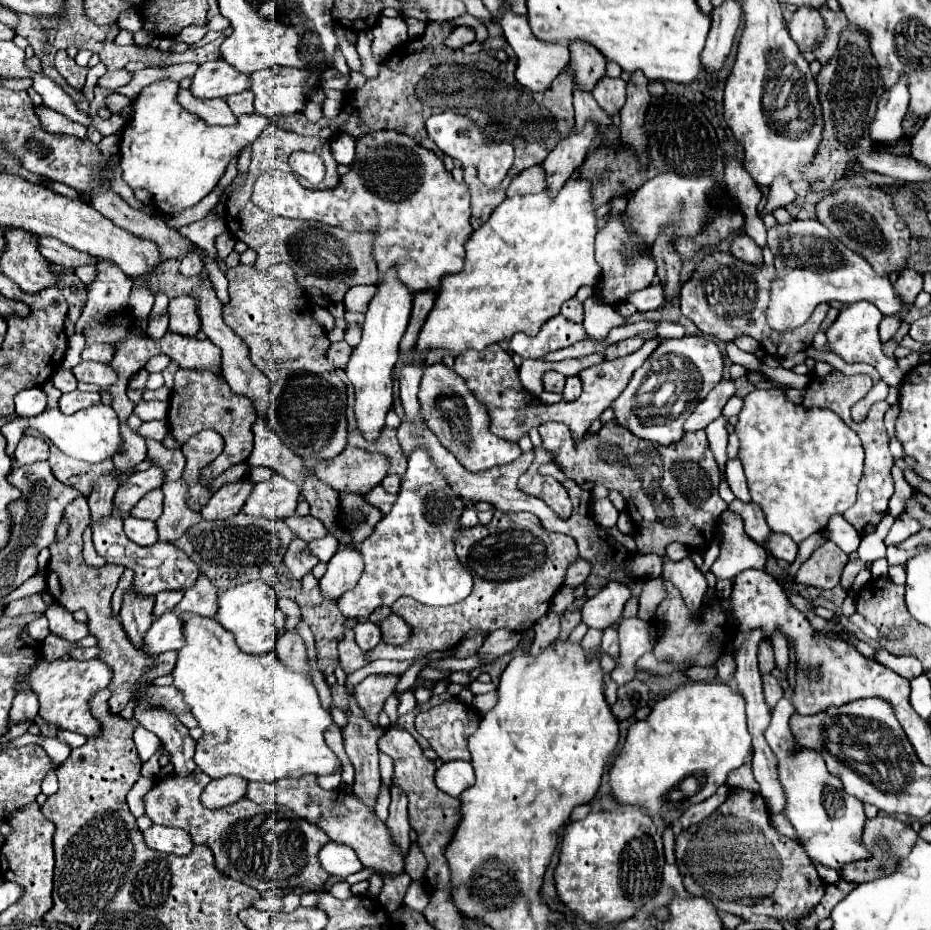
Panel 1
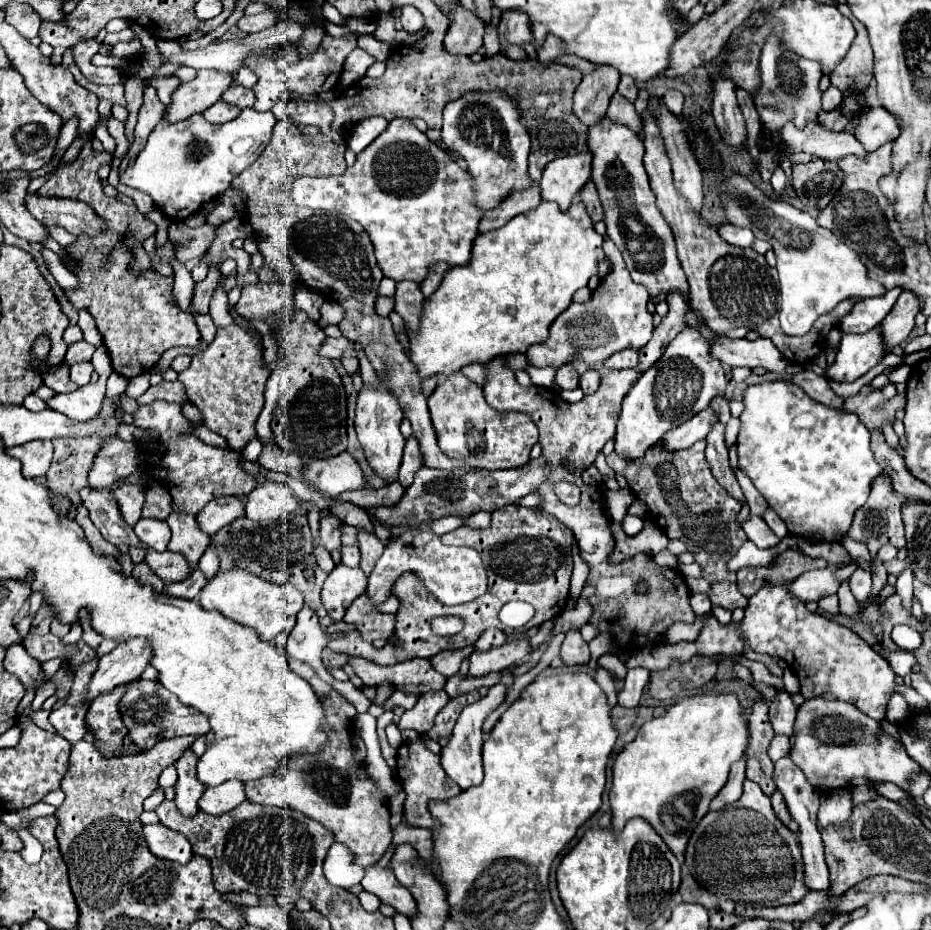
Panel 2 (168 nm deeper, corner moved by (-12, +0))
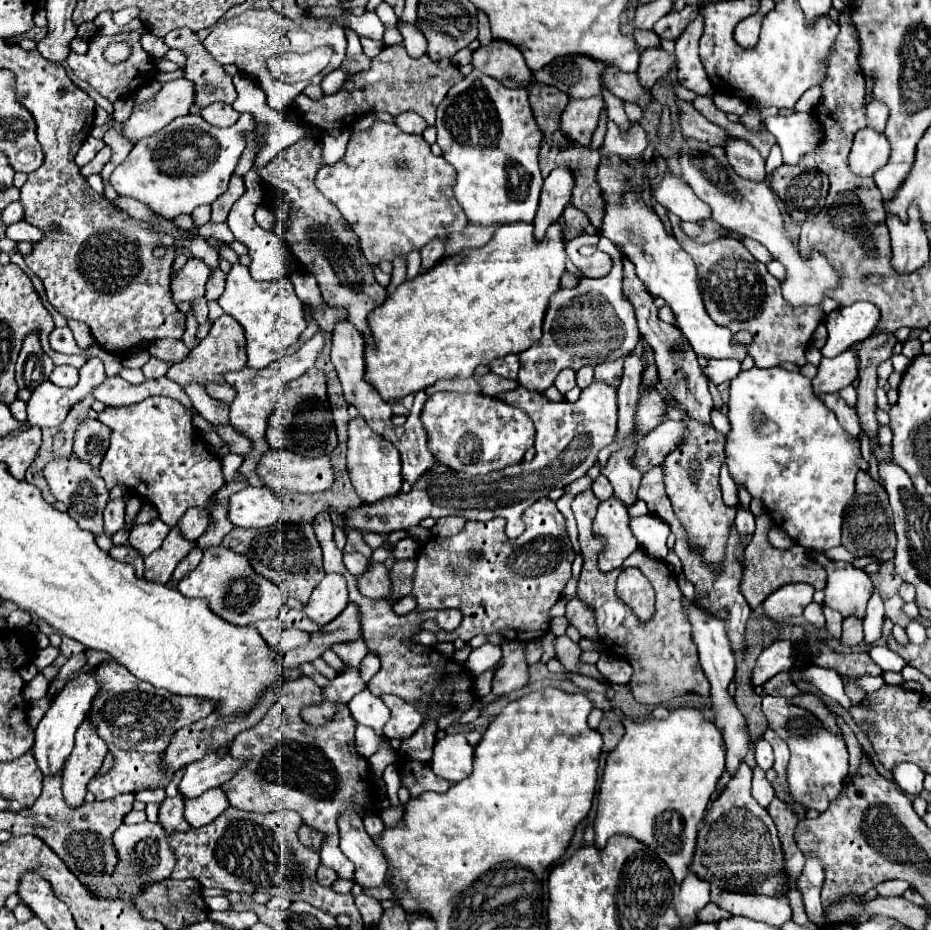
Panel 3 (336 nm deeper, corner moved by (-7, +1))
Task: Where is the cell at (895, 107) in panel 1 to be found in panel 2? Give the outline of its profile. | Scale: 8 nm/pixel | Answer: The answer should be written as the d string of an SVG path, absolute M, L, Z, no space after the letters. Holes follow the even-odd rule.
M872 108L862 114L852 126L852 134L866 152L878 150L886 142L894 142L900 136L900 122L886 108Z

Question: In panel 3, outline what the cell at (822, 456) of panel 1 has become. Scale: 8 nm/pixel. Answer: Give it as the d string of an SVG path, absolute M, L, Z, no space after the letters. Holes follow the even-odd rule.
M751 367L749 371L741 371L731 381L727 415L731 431L727 435L725 455L733 481L745 485L753 497L761 499L773 521L785 529L795 543L811 551L839 547L843 511L855 495L855 475L861 471L857 463L861 445L857 437L839 425L835 413L819 403L811 381L801 371L785 371L781 367Z

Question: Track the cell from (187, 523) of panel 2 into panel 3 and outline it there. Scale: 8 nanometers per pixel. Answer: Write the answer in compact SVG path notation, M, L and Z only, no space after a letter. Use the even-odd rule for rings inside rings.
M171 529L169 535L165 537L163 545L155 553L145 557L145 579L165 585L171 579L177 563L193 547L195 547L195 541L185 539L179 529Z

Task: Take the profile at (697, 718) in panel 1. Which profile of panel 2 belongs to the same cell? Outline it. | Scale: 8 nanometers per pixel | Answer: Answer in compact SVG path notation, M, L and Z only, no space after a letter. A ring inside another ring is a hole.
M692 696L682 698L660 718L652 718L642 724L638 736L624 746L616 756L612 772L614 782L610 790L612 830L620 832L632 818L642 818L666 840L668 848L678 856L684 854L686 844L696 824L708 812L710 800L722 790L728 780L730 766L738 762L748 748L748 726L742 722L742 708L736 696Z

